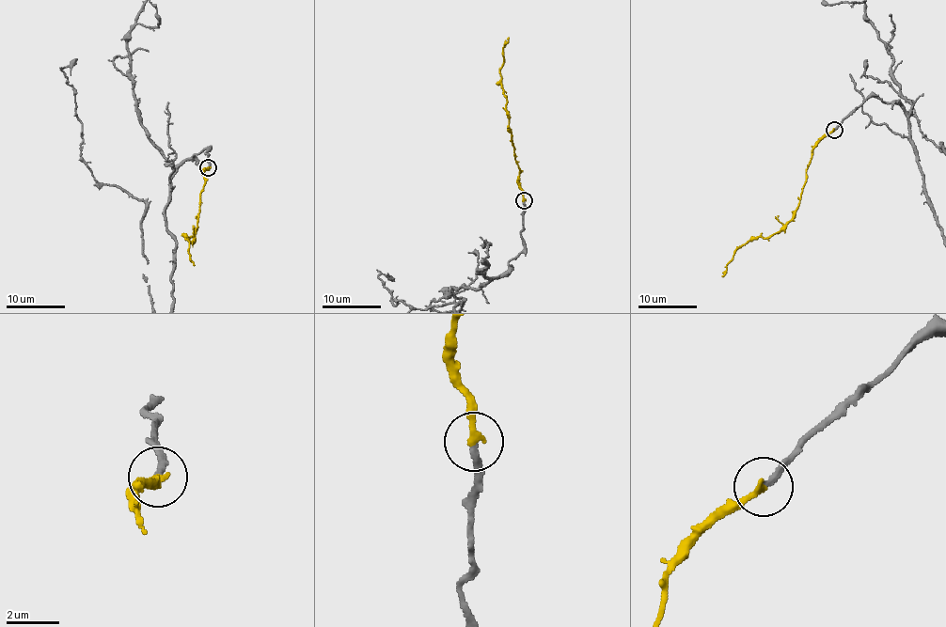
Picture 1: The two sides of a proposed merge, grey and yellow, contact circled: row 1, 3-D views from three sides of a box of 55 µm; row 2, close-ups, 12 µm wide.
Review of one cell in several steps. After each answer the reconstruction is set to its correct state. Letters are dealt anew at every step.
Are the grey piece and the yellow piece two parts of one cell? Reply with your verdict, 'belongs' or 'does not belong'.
belongs

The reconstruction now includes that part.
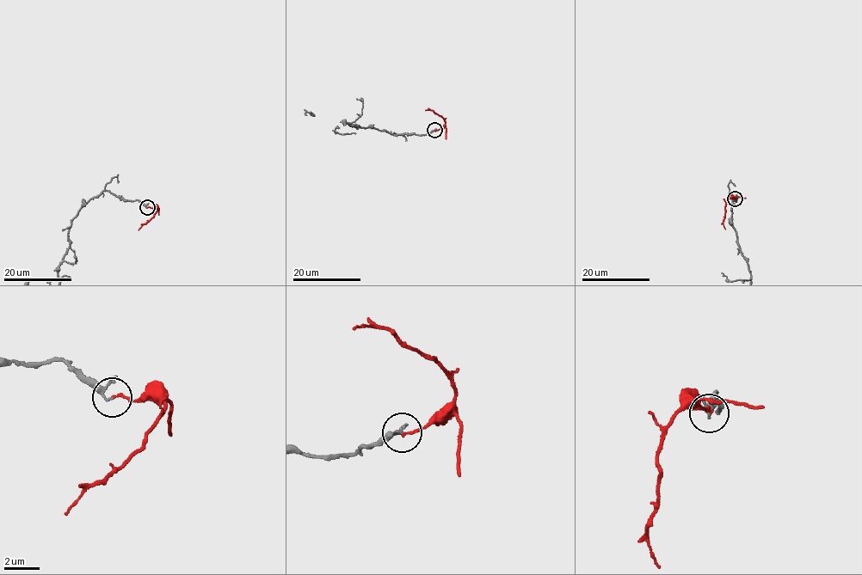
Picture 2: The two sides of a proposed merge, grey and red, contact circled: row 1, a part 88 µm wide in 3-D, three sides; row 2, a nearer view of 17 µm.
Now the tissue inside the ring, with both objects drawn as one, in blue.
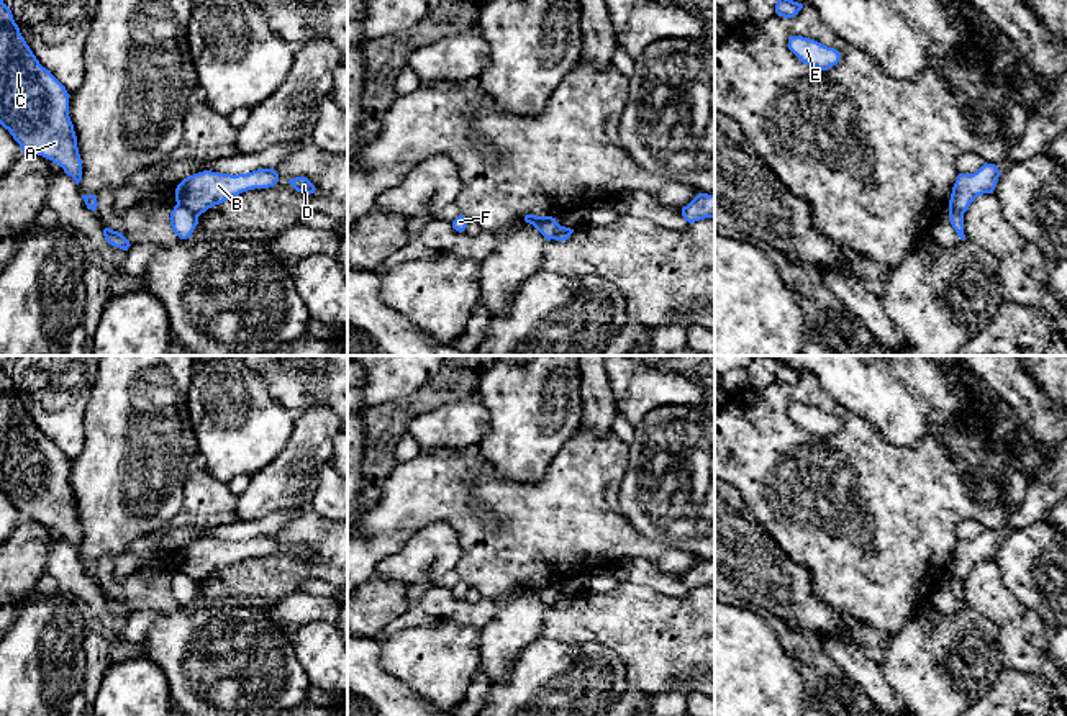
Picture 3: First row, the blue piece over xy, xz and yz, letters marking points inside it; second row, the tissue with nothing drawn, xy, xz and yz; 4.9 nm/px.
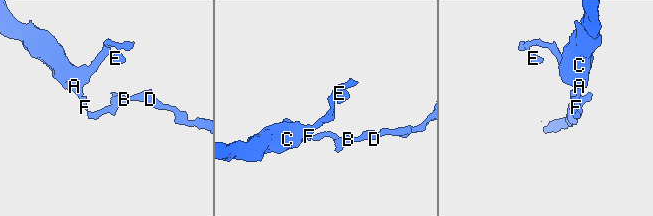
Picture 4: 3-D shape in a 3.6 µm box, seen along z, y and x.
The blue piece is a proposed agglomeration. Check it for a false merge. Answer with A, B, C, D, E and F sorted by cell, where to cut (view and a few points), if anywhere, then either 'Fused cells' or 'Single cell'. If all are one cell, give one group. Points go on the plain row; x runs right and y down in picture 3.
Groups: A C E F / B D. Split along xy (177, 569), (197, 584). Fused cells

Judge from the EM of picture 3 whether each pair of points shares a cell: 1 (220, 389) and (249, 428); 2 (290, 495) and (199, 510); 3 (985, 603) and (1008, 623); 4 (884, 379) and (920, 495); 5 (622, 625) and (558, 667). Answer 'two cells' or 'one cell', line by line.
1: one cell
2: two cells
3: one cell
4: two cells
5: two cells

